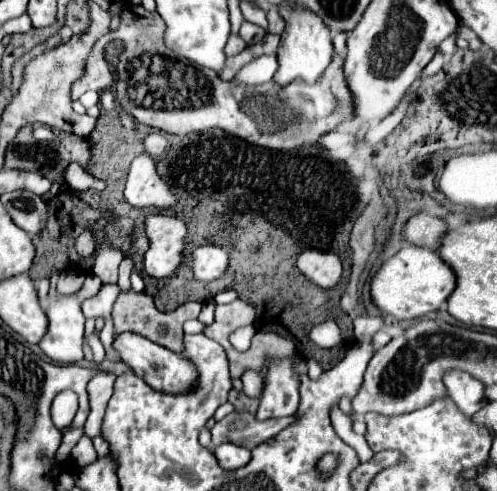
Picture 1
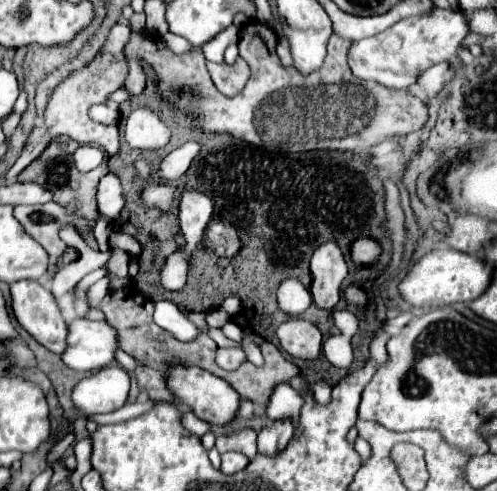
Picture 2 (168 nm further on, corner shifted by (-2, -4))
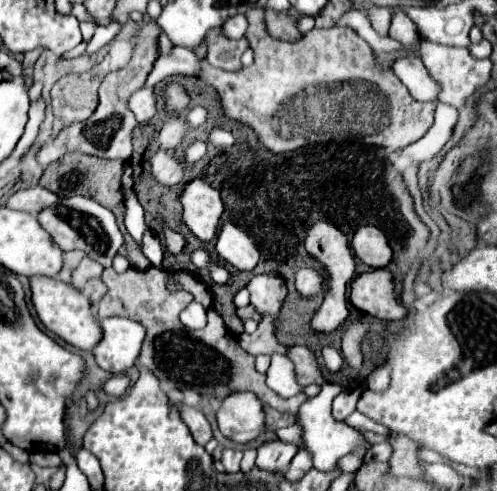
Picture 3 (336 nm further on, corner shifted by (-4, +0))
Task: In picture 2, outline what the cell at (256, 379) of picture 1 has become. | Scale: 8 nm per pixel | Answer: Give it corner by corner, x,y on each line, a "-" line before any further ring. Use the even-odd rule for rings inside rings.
282,383
274,389
266,411
268,411
268,419
272,421
280,421
280,419
290,419
294,423
294,429
298,431
298,421
300,421
300,409
304,399
296,393
296,389
292,389
292,385

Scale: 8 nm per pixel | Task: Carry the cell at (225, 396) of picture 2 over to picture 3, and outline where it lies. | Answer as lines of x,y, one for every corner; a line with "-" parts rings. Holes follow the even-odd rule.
248,391
230,393
228,397
220,399
216,421
224,437
238,445
252,443
264,429
262,403

